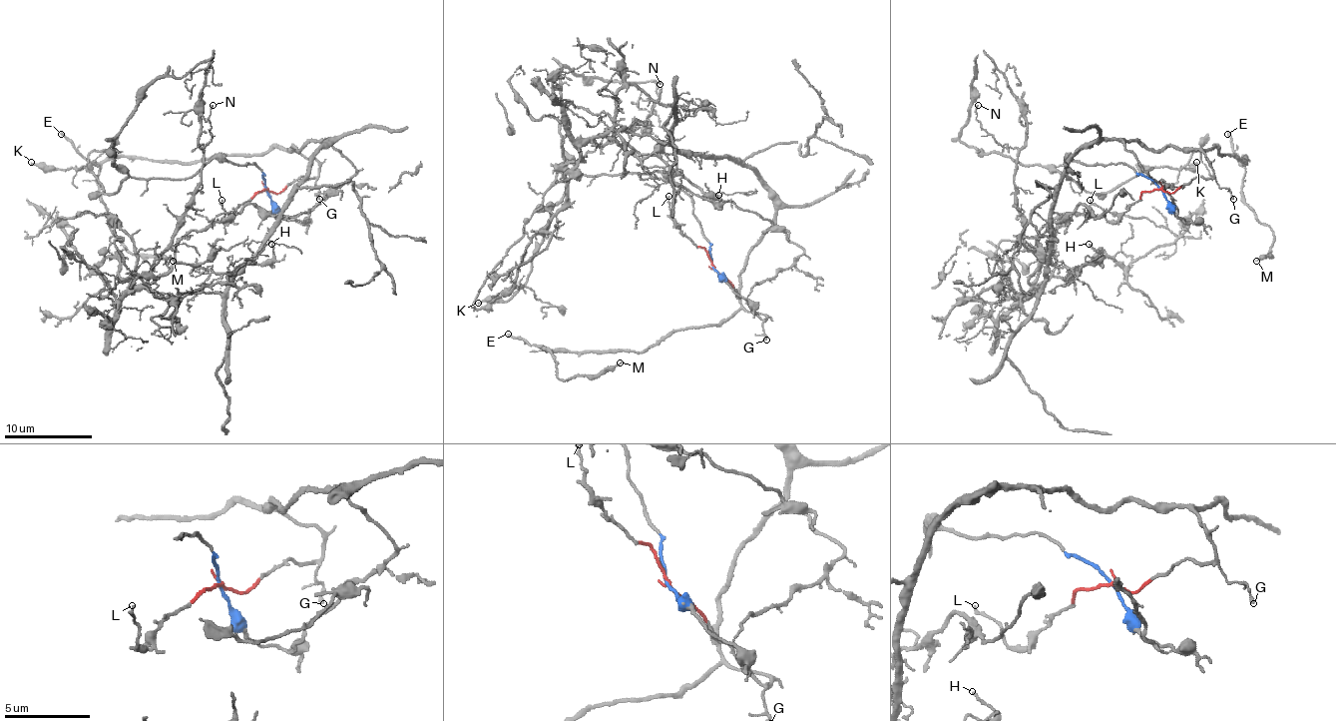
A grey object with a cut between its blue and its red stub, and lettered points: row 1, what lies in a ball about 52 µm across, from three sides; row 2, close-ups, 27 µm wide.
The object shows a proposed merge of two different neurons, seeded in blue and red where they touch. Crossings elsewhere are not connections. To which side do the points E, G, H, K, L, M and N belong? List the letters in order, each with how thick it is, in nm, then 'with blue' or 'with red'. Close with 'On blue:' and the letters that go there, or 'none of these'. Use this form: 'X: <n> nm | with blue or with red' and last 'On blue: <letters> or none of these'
E: 190 nm | with red
G: 180 nm | with red
H: 140 nm | with blue
K: 190 nm | with blue
L: 170 nm | with red
M: 150 nm | with red
N: 110 nm | with blue
On blue: H, K, N

